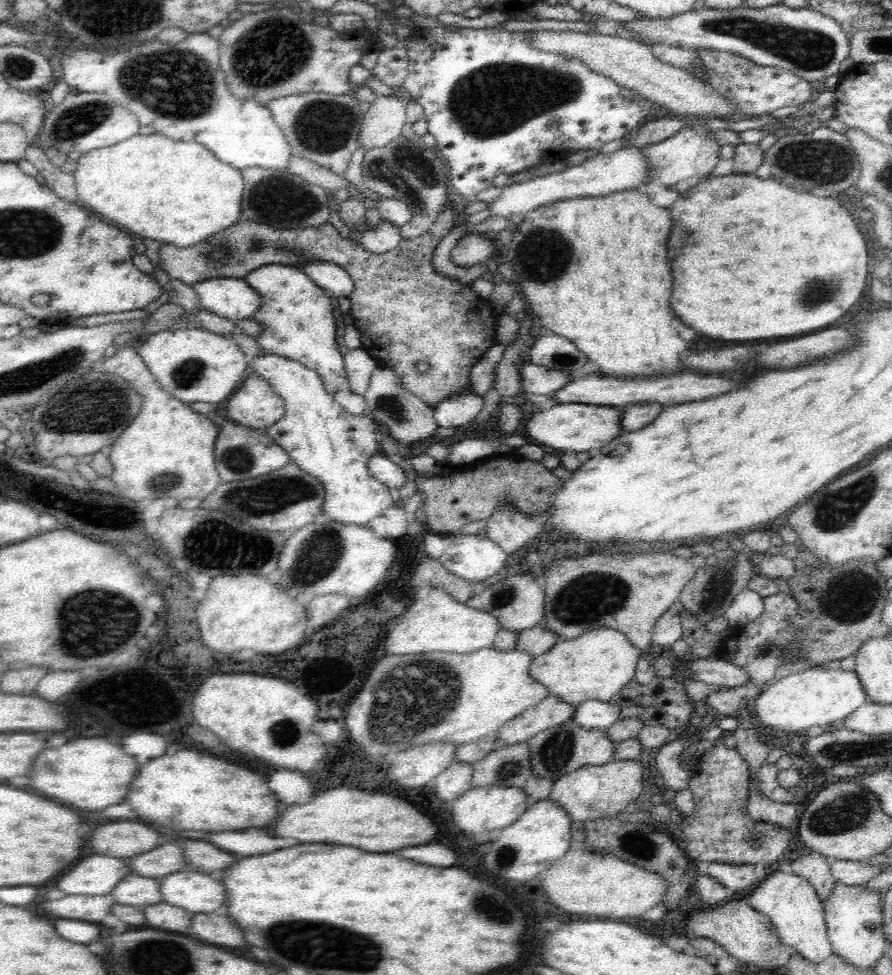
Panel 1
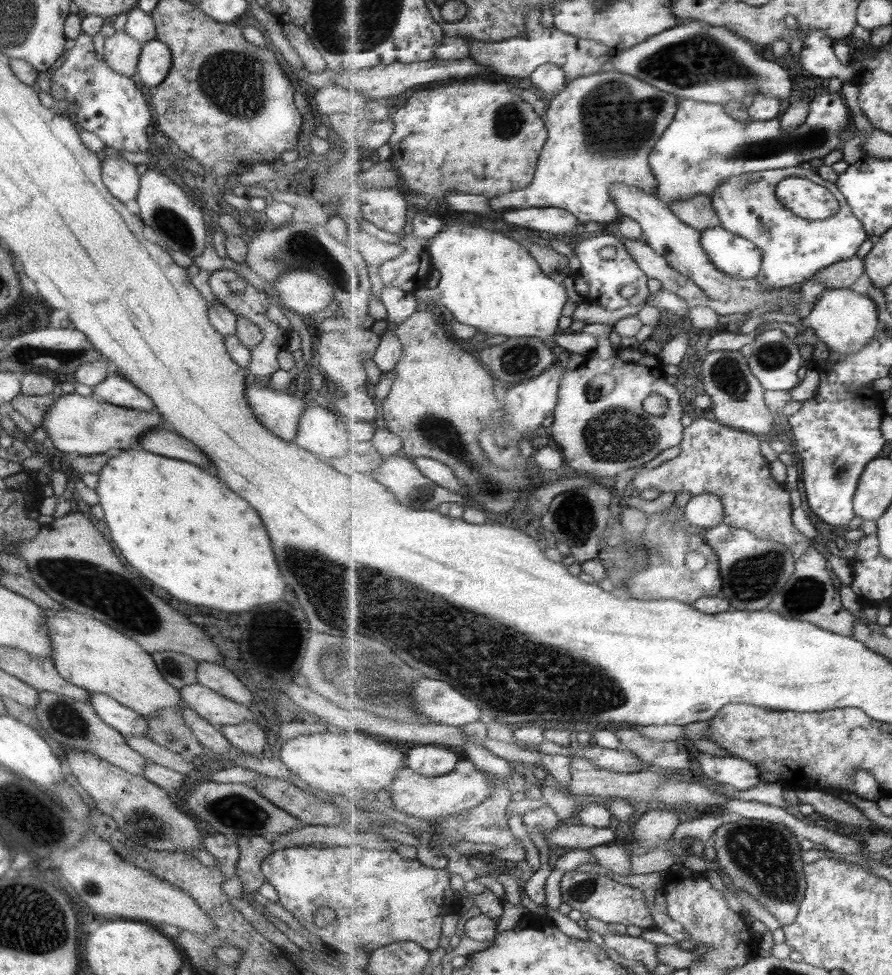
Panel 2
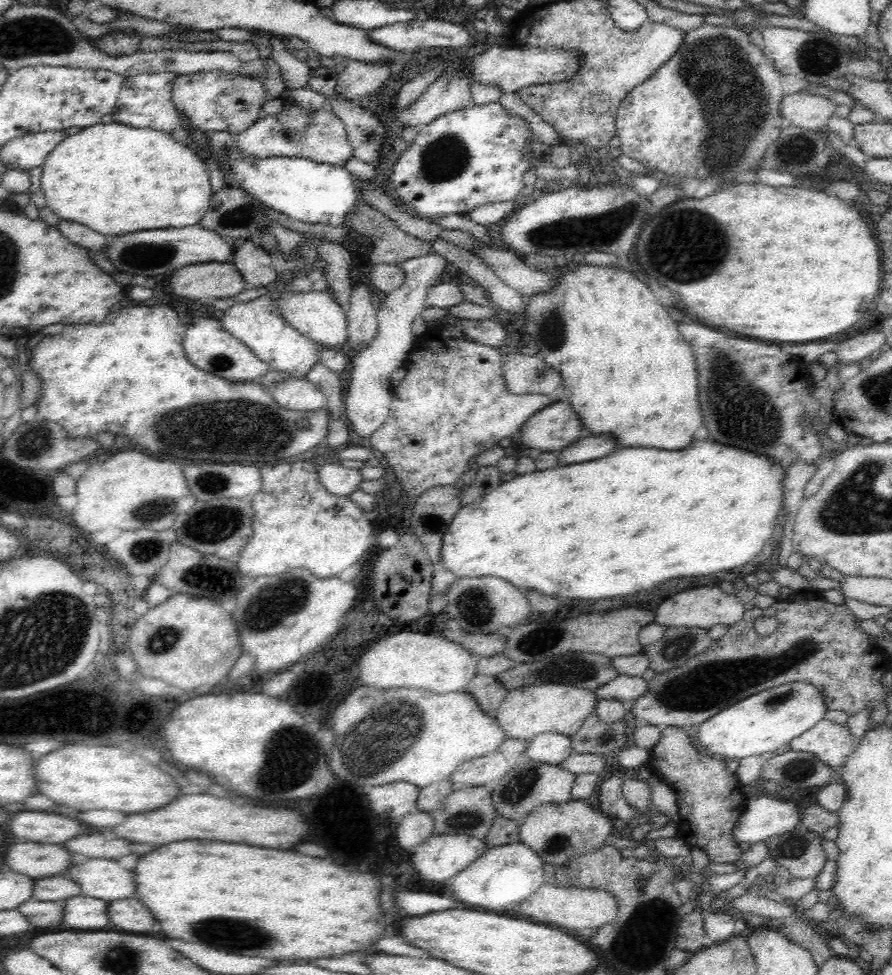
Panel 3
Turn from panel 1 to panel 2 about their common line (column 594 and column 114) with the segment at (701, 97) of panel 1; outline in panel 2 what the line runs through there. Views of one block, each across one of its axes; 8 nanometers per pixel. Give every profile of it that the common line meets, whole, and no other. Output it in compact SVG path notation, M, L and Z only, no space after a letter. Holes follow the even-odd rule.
M115 31L104 39L102 58L113 72L132 77L141 47L142 43L124 31Z

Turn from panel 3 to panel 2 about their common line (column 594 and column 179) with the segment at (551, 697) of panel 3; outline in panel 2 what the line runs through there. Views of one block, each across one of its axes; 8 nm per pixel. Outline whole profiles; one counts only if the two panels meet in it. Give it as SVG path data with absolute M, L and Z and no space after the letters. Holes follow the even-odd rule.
M70 608L42 609L50 642L50 655L54 669L67 682L91 694L101 693L126 706L139 715L154 715L160 708L174 708L179 712L185 705L179 690L165 682L152 656L132 638L113 630L92 616Z

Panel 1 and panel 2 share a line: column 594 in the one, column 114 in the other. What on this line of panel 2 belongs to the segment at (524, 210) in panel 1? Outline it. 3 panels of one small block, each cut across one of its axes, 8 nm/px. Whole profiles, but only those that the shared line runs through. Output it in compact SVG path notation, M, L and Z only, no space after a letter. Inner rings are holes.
M103 156L100 161L100 178L106 189L133 215L137 214L135 196L138 190L139 175L135 165L121 157Z

